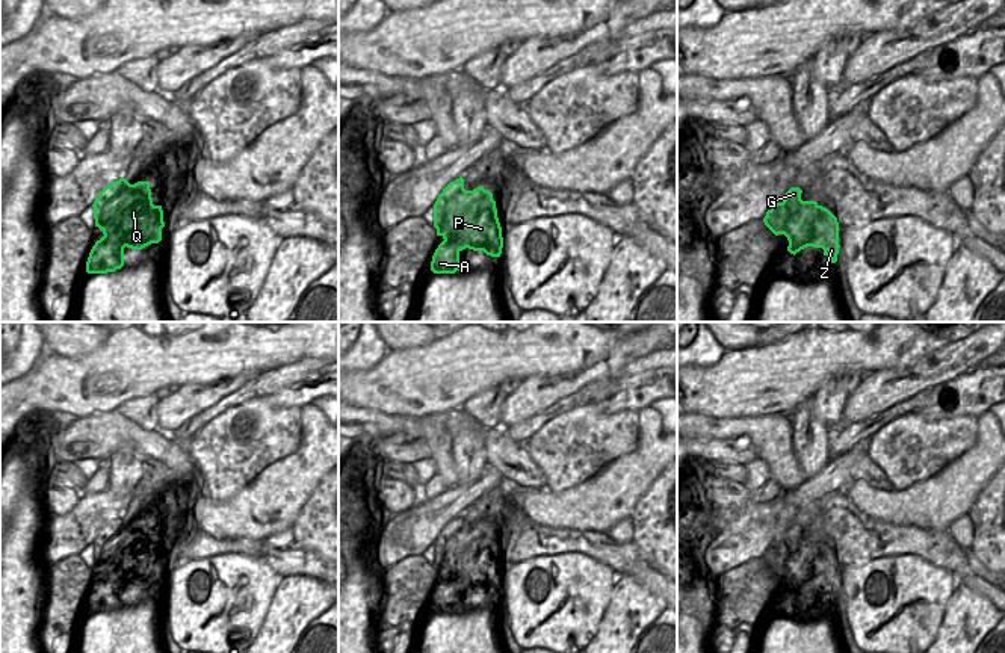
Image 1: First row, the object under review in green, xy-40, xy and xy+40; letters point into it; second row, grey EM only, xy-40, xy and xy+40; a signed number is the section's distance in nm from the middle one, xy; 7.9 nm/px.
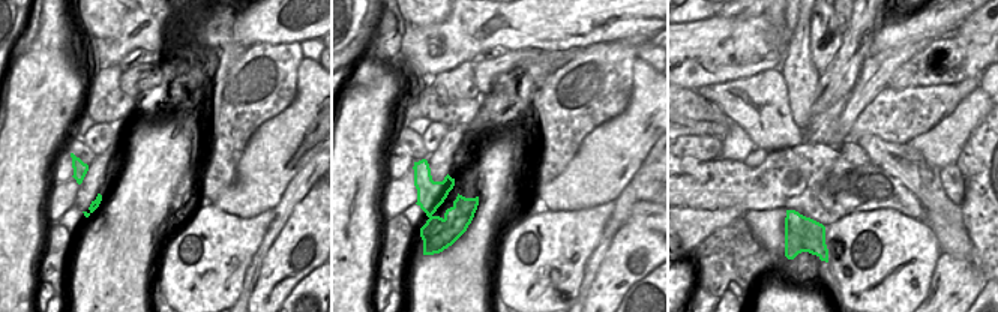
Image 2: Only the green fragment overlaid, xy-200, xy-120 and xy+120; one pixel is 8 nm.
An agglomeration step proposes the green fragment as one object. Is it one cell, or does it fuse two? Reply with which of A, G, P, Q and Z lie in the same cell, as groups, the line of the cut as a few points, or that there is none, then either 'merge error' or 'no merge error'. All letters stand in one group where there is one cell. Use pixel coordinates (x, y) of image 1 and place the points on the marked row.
A G P Q Z; no cut; no merge error

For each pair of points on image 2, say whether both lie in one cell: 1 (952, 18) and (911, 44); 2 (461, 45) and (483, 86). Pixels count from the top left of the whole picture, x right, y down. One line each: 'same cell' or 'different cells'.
1: different cells
2: different cells

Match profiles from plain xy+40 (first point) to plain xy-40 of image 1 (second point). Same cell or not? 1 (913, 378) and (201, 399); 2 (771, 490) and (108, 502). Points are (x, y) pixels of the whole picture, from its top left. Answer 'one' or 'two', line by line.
1: one
2: two

